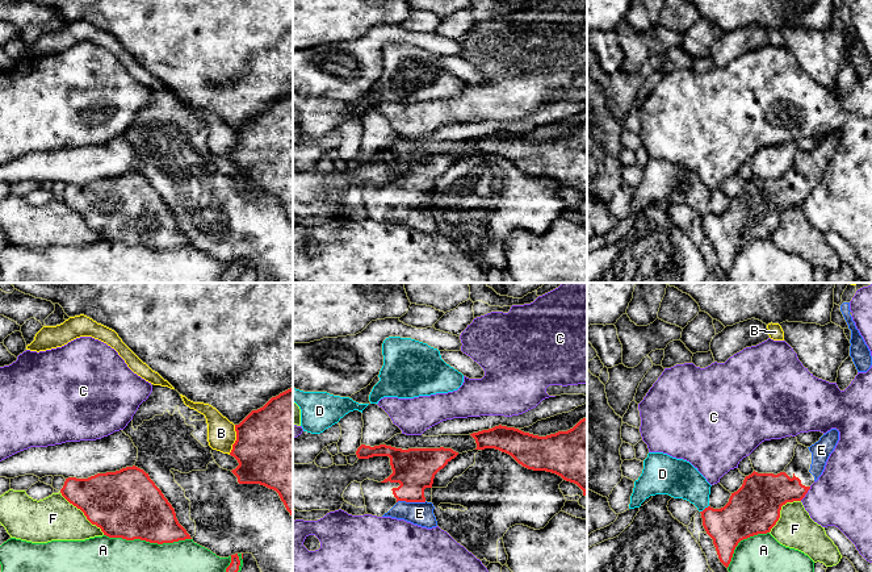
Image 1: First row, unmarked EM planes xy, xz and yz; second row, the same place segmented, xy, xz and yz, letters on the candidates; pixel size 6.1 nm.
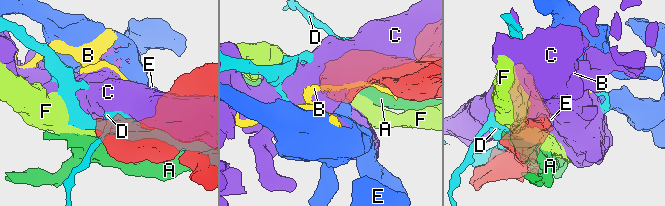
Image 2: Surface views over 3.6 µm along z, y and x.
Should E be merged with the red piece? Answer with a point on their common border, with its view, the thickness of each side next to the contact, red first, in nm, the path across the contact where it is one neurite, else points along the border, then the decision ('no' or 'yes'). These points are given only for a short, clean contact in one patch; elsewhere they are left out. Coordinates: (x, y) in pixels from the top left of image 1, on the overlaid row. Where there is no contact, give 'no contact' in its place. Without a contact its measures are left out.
contact xz (411, 501); calibres 260 and 140 nm; way xz (414, 468), (411, 501), (419, 513); yes

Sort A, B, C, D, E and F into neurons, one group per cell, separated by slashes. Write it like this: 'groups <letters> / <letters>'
groups A / B / C / D / E / F

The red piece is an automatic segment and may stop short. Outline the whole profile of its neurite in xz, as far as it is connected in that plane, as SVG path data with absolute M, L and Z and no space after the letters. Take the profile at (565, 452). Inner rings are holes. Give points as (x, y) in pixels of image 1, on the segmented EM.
M587 418L580 419L567 431L558 431L546 437L502 425L470 435L475 439L475 450L495 448L511 455L528 469L556 473L563 480L577 484L583 490L583 496L587 497Z

